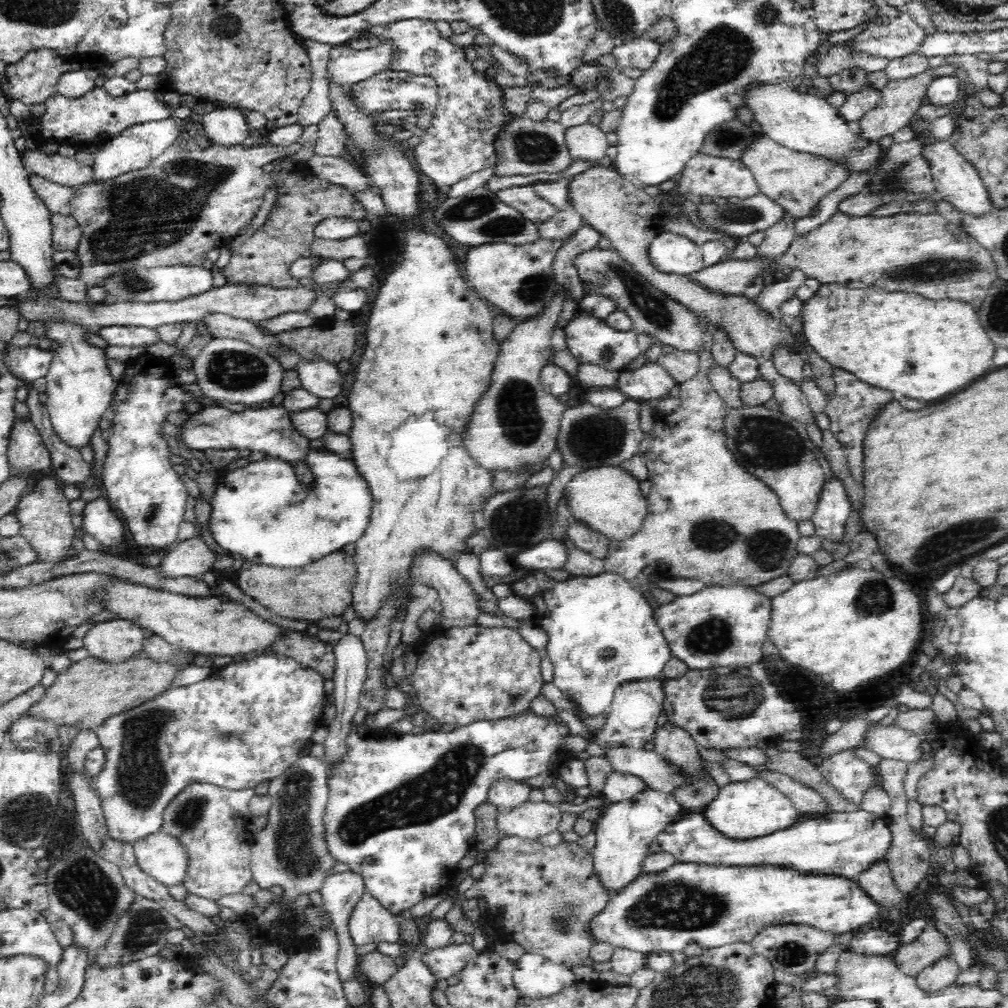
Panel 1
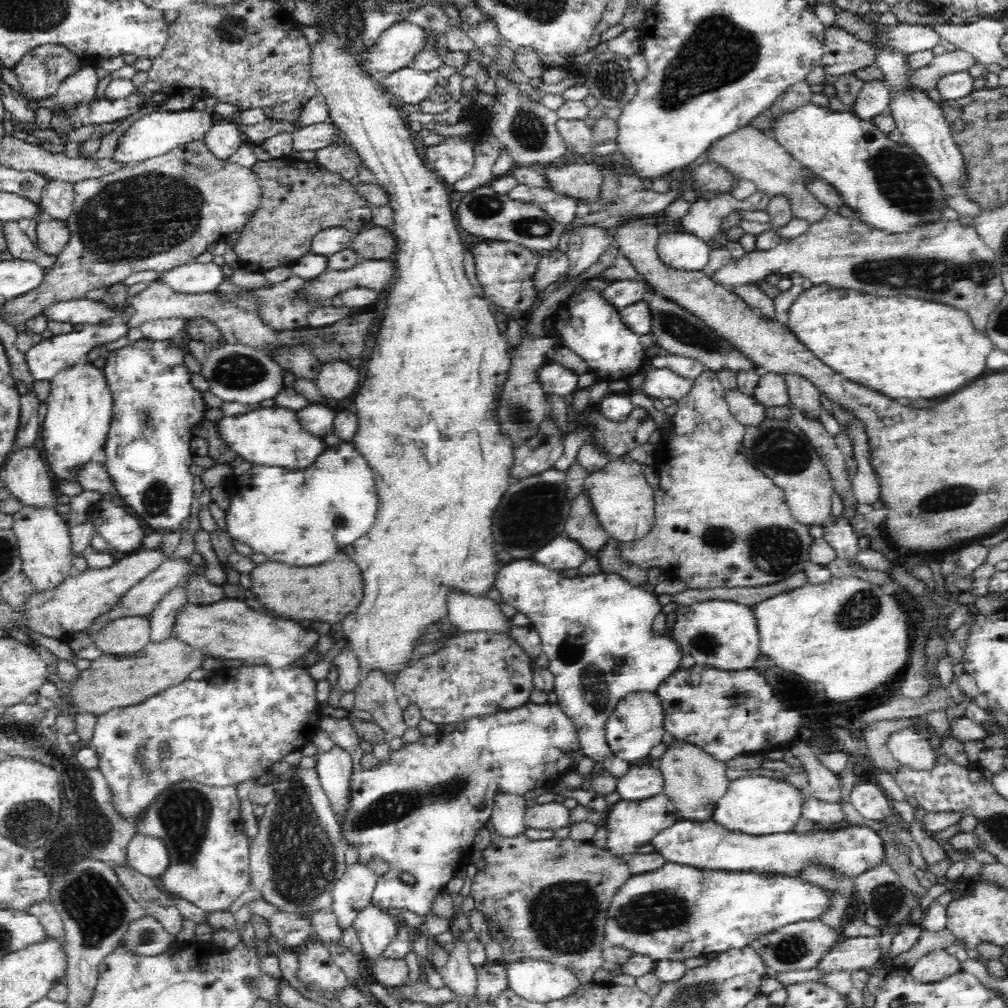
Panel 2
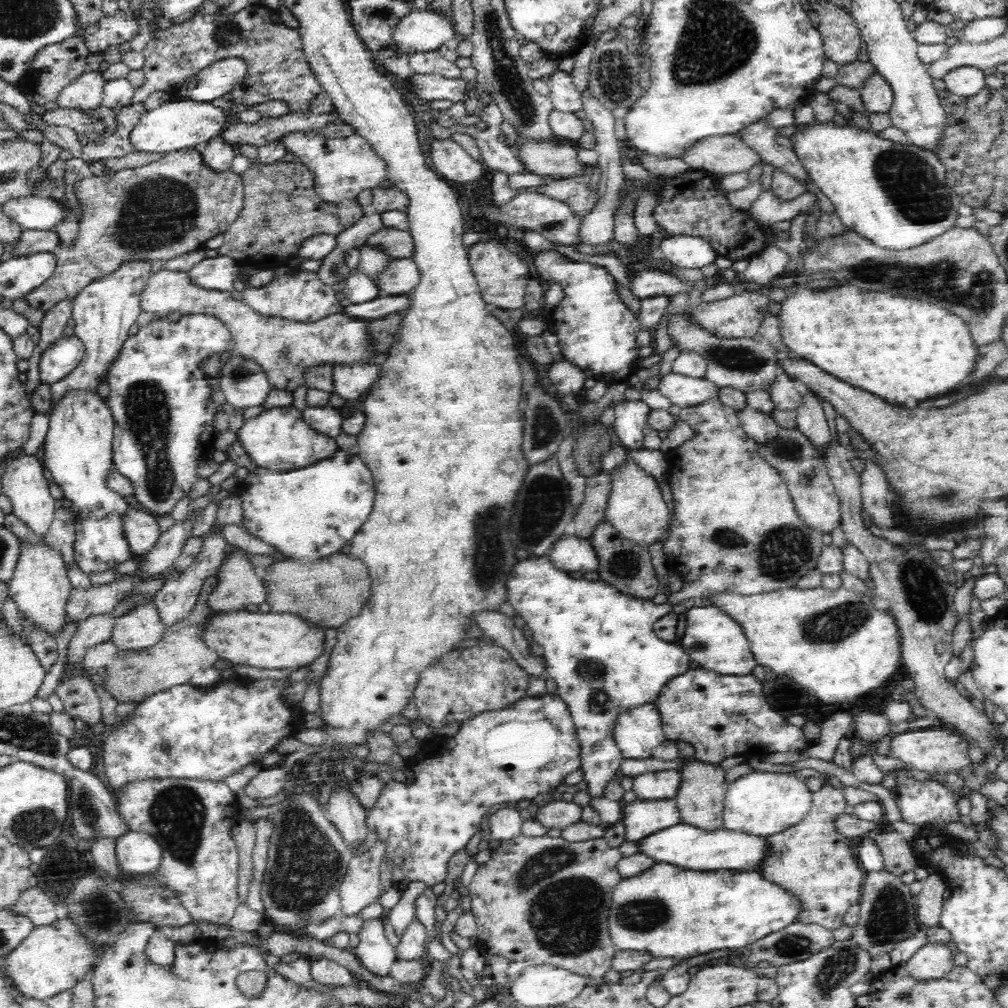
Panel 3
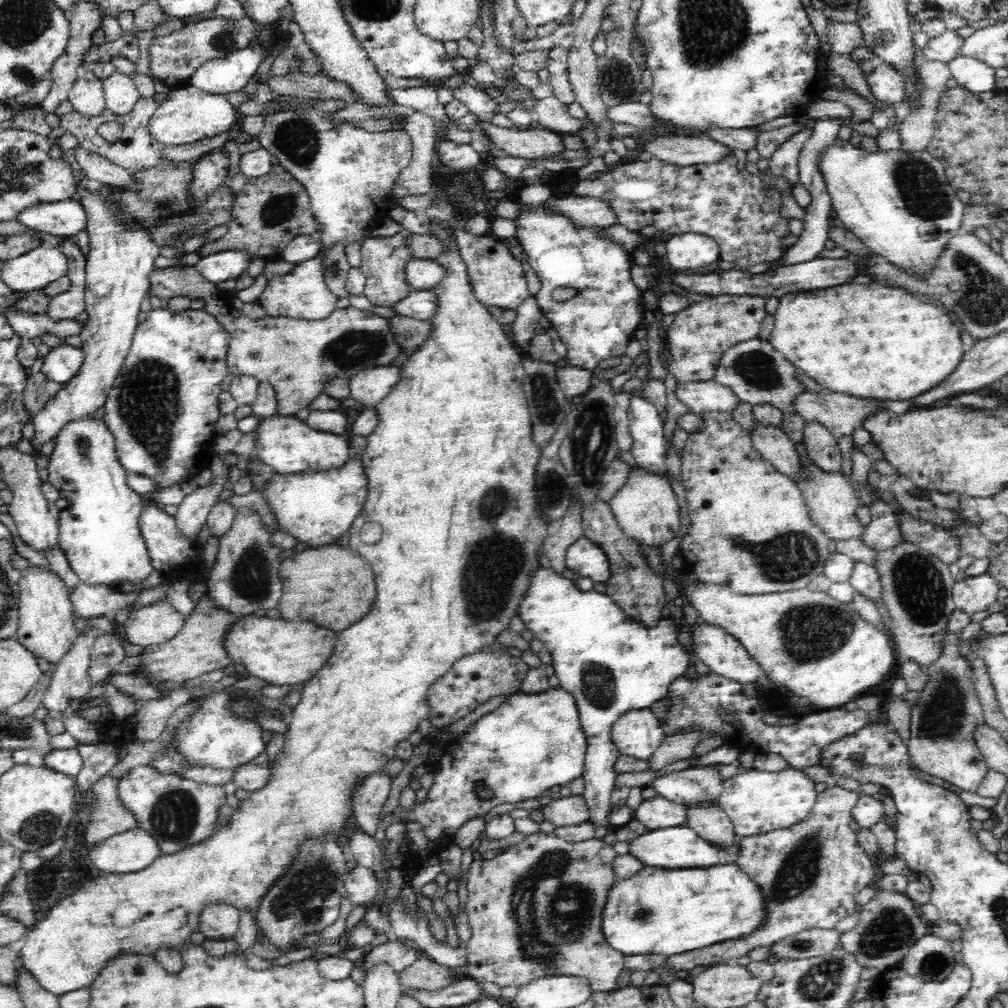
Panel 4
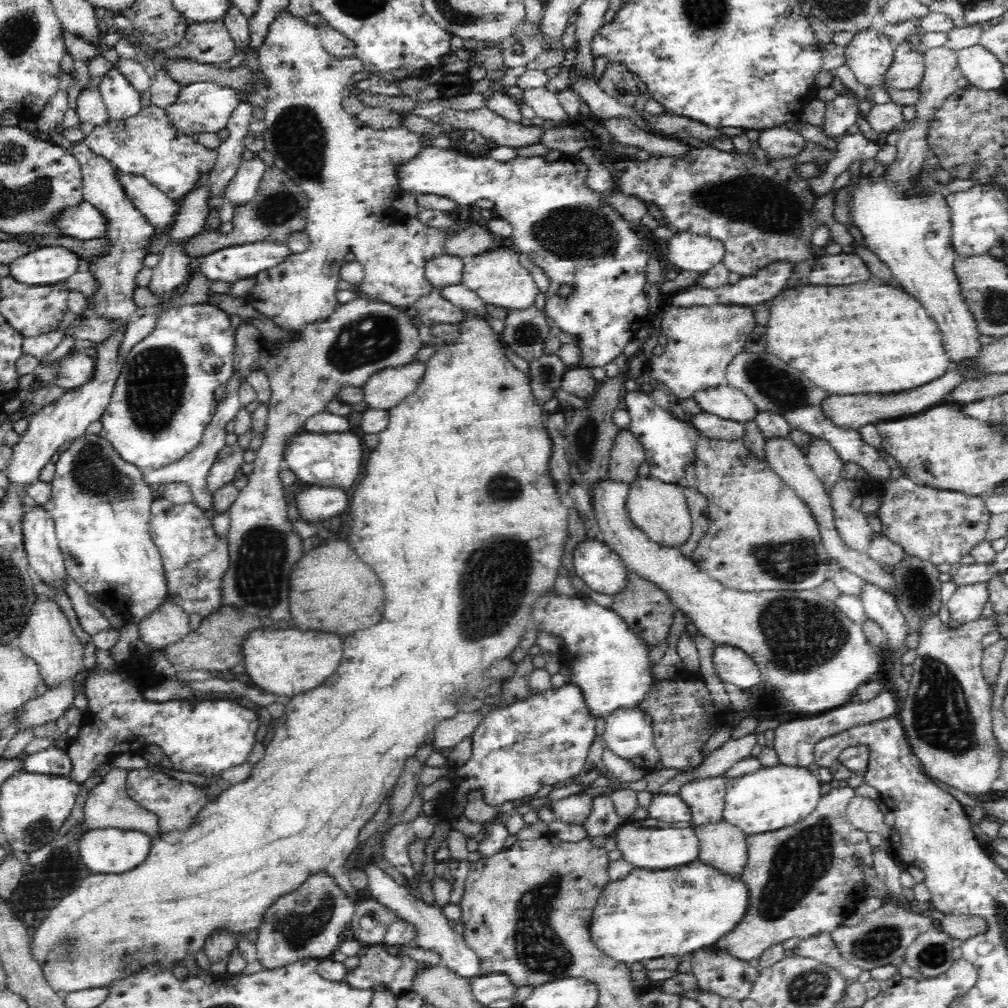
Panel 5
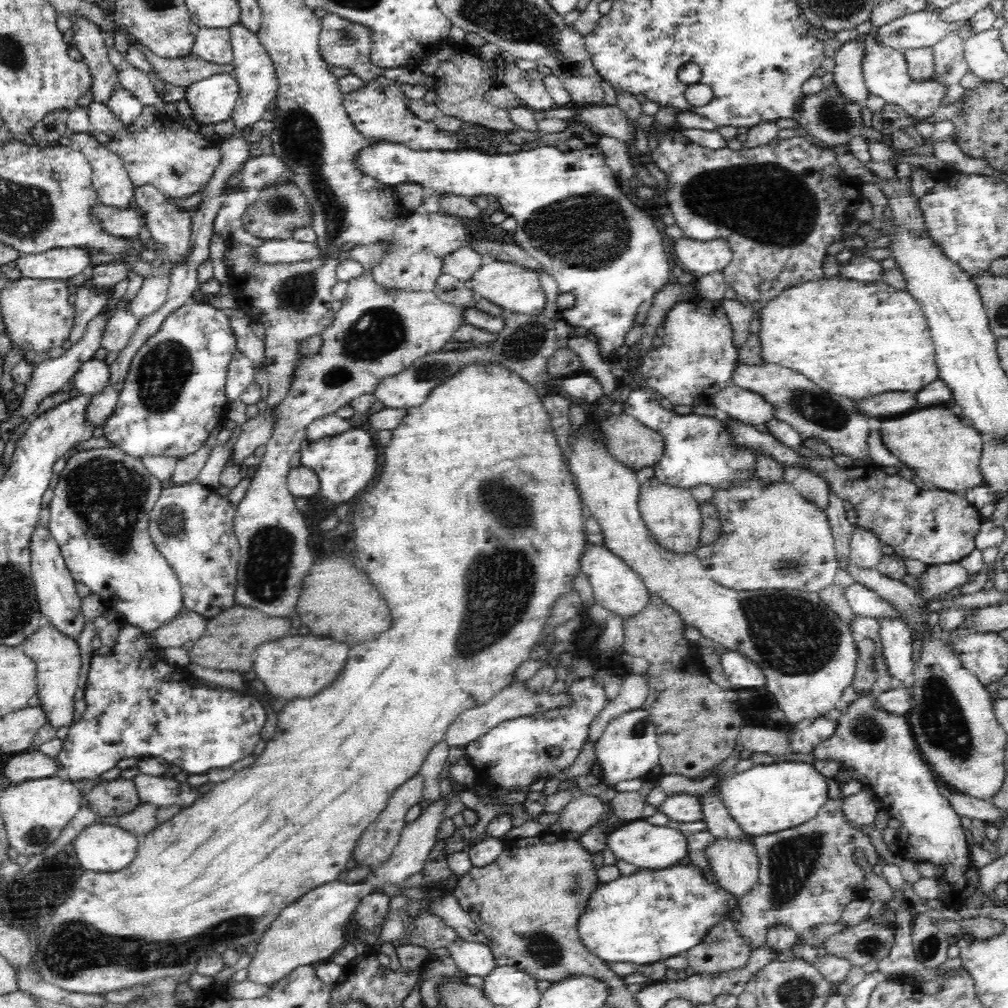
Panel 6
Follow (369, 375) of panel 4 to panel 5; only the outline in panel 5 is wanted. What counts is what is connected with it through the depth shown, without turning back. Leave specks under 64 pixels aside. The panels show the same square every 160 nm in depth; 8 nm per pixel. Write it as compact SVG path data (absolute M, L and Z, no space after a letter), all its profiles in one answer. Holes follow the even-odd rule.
M413 361L404 366L385 368L371 374L362 384L364 402L369 408L386 409L412 394L423 375L424 362Z

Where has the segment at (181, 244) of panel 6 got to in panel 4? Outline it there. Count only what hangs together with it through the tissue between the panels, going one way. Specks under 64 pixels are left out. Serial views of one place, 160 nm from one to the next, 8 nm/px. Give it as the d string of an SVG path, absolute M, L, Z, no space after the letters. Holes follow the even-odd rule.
M78 143L74 147L74 158L80 164L84 178L98 183L108 183L129 189L133 187L130 171L110 162L96 151L88 151Z

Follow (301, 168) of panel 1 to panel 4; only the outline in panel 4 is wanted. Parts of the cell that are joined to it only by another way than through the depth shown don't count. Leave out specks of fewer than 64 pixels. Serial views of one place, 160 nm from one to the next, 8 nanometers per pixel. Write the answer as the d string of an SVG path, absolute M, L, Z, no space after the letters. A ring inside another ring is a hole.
M280 163L272 165L265 175L245 178L242 188L235 194L228 231L218 240L204 243L197 253L205 257L226 250L244 250L254 259L278 258L292 238L320 233L320 223L312 215L310 206L309 194L302 183Z

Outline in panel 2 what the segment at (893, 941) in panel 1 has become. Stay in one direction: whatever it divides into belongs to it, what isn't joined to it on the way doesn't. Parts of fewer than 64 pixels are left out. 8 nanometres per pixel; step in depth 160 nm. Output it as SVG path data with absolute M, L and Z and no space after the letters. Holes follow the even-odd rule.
M858 936L858 938L846 938L844 942L836 944L822 960L818 962L818 969L824 971L850 969L869 969L880 963L882 948L878 944L878 938Z

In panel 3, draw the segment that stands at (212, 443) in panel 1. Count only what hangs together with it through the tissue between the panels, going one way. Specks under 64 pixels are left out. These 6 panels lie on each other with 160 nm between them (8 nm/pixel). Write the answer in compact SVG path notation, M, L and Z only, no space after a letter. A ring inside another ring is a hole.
M292 405L264 409L243 421L244 424L238 428L237 439L256 467L275 471L296 470L330 458L339 449L334 438L312 430L303 421L300 410Z

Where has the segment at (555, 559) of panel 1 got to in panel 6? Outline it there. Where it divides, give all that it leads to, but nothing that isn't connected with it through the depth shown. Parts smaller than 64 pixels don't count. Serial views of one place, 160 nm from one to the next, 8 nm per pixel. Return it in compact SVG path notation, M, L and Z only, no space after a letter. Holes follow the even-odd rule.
M586 542L579 558L579 570L580 574L588 576L594 589L596 603L618 613L622 618L624 615L636 614L636 611L639 611L648 601L650 592L641 578L620 557L612 554L605 544L598 546Z

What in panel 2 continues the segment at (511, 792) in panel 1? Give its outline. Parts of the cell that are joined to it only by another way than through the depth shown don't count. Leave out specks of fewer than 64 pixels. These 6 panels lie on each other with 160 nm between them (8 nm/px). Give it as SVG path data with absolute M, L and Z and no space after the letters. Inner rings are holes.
M502 792L494 798L489 826L495 835L512 837L524 833L526 801L524 795Z

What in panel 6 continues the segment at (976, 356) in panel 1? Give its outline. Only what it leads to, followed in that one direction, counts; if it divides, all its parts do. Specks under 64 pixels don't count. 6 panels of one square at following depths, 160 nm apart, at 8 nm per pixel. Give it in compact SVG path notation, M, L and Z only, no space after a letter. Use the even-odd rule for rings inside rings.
M837 276L786 287L761 308L758 318L761 330L757 335L764 362L794 368L836 396L861 399L892 390L922 390L938 380L931 333L918 301L908 291L892 290L881 278L860 284L844 282Z

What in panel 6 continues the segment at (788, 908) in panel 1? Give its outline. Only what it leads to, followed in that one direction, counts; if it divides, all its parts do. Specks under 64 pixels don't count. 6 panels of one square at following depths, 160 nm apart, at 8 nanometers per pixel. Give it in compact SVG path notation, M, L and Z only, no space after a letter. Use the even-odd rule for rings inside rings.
M676 864L661 870L638 869L632 876L621 876L615 882L600 883L588 907L578 922L584 945L600 959L608 962L650 964L665 958L684 954L701 944L716 926L730 920L738 910L739 898L726 890L717 880L707 878L707 872L695 864Z

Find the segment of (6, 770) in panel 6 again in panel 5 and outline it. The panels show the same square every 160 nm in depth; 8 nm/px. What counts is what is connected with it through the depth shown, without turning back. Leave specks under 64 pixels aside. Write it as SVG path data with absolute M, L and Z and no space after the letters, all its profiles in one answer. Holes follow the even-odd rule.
M48 747L40 752L27 755L24 759L23 770L68 777L72 773L72 759L66 749Z

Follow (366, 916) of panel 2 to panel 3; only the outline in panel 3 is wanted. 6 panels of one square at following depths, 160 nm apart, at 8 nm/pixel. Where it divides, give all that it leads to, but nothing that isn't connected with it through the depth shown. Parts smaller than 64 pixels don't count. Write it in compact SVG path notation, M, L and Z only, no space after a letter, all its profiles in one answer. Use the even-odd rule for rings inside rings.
M381 916L363 920L362 928L357 933L360 942L353 949L356 958L364 967L380 976L388 975L392 962L397 959L396 949L392 948L390 940L386 936L384 918L385 916Z

